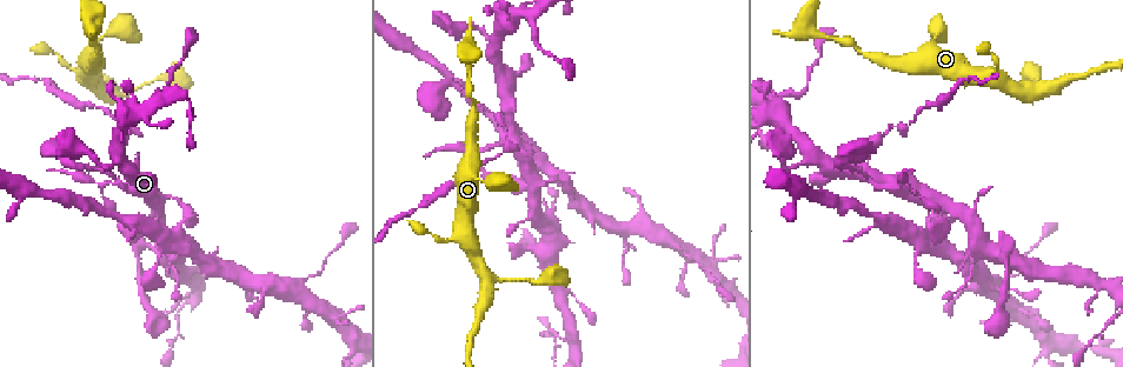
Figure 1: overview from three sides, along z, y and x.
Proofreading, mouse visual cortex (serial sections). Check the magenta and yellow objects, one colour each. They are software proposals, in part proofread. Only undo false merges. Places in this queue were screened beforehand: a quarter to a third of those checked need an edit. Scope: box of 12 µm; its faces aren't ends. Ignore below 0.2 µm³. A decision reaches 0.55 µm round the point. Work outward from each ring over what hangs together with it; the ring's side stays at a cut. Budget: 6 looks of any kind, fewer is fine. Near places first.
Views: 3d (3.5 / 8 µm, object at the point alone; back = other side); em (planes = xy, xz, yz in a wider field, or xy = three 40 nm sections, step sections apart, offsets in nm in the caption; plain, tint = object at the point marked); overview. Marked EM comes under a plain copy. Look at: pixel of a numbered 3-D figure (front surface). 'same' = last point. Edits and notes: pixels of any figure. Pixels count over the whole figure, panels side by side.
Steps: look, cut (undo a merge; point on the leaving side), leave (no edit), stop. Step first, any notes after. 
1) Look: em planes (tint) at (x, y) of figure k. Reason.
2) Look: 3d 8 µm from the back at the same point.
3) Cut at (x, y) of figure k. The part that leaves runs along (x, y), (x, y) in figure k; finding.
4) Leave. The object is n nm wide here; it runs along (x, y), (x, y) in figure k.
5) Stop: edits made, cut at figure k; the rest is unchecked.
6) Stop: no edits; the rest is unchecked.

Look: 3d 8 µm at (163, 257) of figure 1. Thick turns thin.

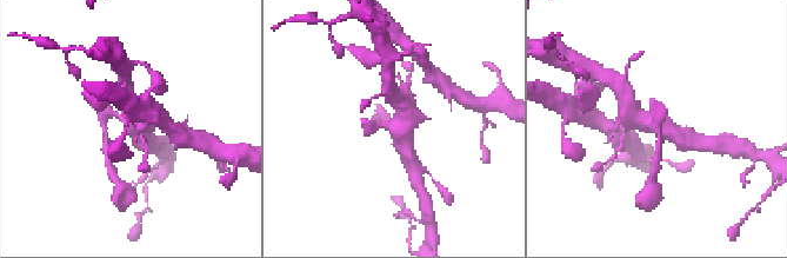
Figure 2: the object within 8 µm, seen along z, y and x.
Look: em xy step 1 (tint) at (393, 128) of figure 2. Shape alone is not enough.

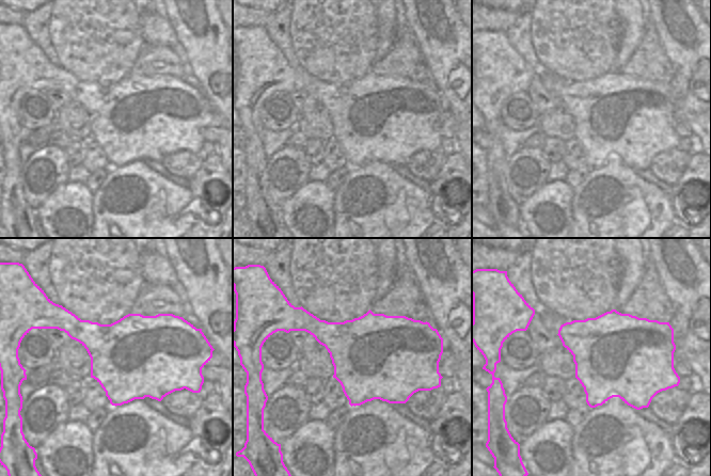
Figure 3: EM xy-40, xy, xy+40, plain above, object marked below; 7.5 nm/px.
Leave. It runs along (632, 111), (686, 141) in figure 2; one cell here.

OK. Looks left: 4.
Look: 3d 3.5 µm at (183, 206) of figure 1. Abrupt turn.

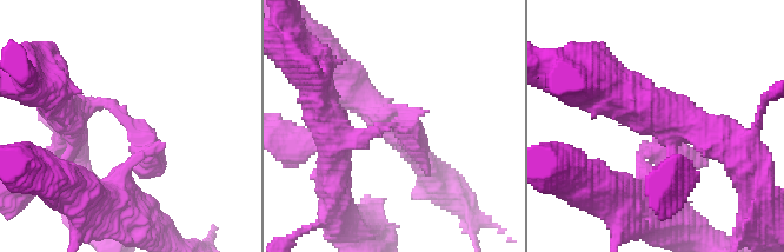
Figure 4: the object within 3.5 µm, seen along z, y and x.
Look: em xy step 3 (tint) at (398, 130) of figure 4.

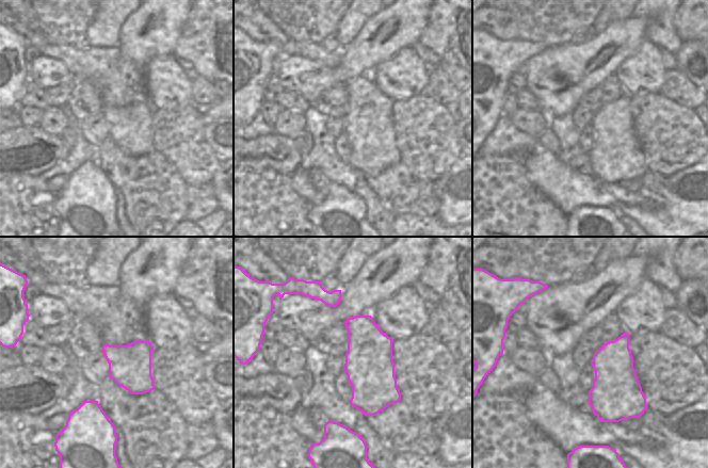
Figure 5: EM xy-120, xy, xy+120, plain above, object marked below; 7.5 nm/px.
Leave. The object is 360 nm wide here; it runs along (71, 110), (111, 101), (140, 127), (118, 181) in figure 4; all the same cell.

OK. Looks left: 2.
Look: 3d 3.5 µm at (506, 105) of figure 1. Narrows sharply.

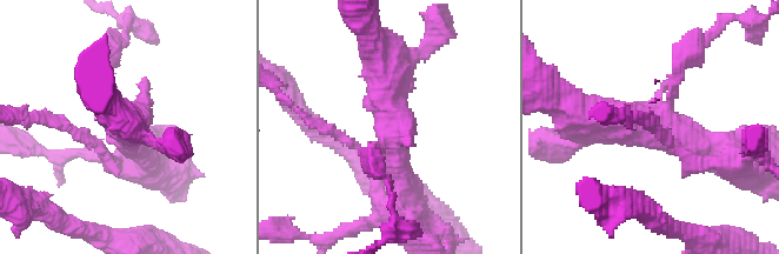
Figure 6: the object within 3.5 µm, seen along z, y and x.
Look: em xy step 3 (tint) at (392, 132) of figure 6.

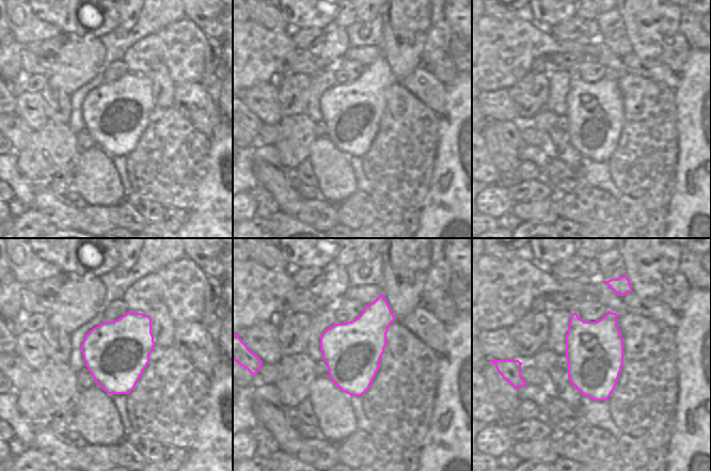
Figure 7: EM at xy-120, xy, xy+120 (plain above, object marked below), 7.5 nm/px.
Leave. It runs along (721, 153), (656, 124), (580, 113) in figure 6; continuous, no second cell.

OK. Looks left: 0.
Stop: no edits; the rest is unchecked.

